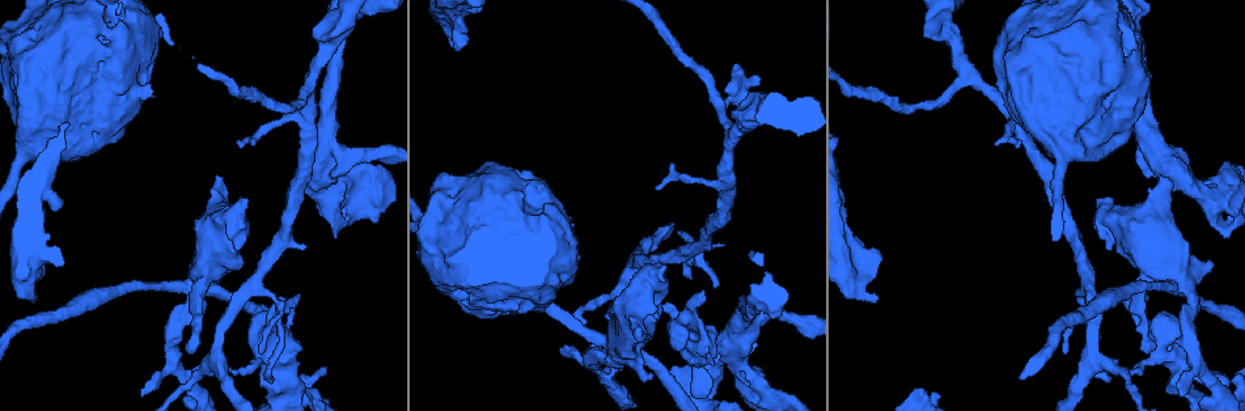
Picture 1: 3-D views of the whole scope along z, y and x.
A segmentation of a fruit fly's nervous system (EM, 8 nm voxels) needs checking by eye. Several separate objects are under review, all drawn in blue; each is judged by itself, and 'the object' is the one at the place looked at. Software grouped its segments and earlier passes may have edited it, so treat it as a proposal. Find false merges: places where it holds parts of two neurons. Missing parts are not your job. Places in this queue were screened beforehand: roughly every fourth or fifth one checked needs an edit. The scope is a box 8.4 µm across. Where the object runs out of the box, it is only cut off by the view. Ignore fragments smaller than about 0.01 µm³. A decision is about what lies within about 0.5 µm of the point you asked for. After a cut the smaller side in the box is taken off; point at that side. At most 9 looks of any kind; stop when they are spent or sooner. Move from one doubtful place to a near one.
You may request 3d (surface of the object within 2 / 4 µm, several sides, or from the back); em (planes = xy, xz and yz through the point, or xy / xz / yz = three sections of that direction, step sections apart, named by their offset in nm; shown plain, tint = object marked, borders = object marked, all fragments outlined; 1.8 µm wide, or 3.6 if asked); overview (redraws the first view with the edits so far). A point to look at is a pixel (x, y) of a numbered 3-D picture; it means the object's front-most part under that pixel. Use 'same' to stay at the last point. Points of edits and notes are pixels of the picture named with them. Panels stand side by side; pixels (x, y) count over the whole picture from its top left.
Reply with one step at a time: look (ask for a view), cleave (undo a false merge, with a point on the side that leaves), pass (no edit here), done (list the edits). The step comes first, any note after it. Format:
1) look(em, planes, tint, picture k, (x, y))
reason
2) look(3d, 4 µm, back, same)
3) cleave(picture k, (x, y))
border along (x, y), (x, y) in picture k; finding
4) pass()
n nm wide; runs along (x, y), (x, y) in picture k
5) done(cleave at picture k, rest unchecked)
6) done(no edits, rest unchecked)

look(3d, 2 µm, picture 1, (262, 358))
abrupt turn

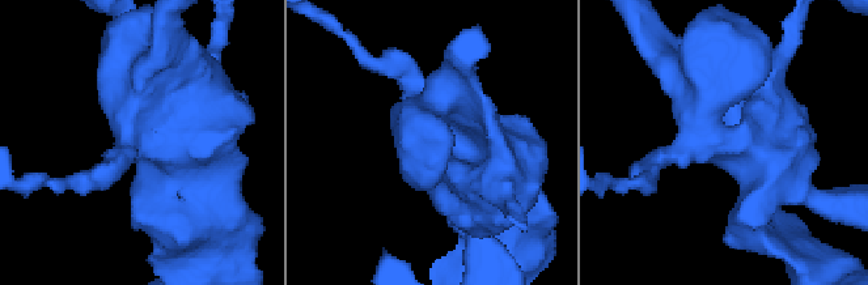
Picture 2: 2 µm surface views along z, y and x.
look(em, planes, tint, picture 2, (133, 148))

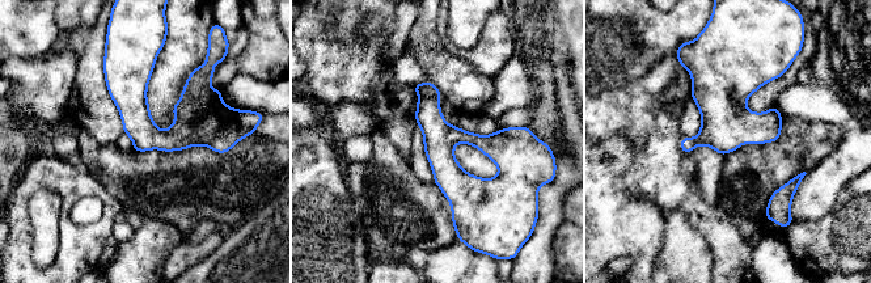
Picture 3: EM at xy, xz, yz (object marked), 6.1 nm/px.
cleave(picture 3, (427, 89))
two neurons meet here

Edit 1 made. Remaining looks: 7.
look(overview)

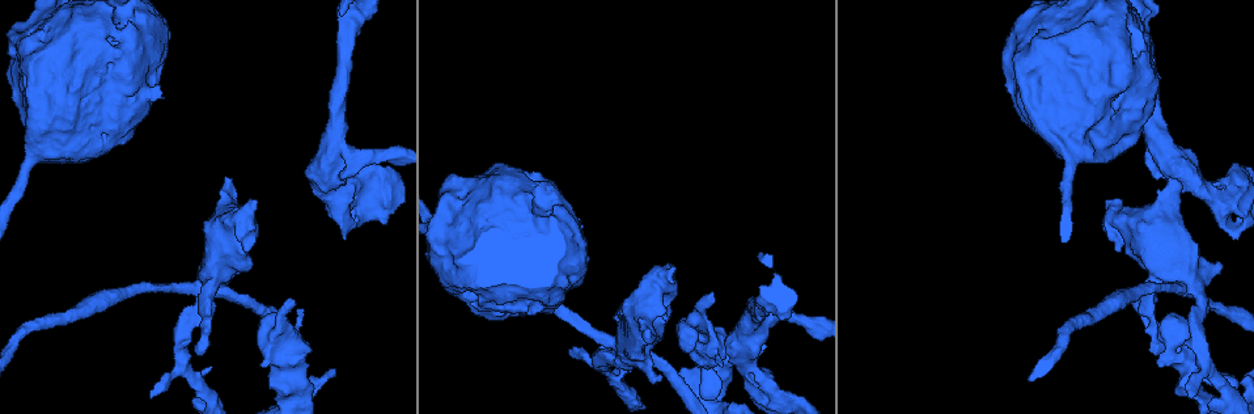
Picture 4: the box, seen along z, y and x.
look(3d, 4 µm, picture 4, (211, 269))
four or more arms meet

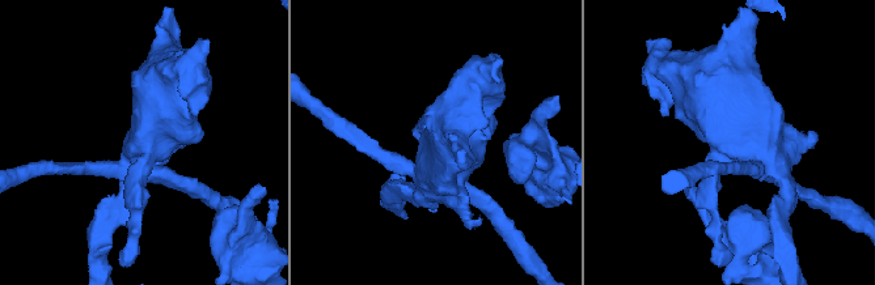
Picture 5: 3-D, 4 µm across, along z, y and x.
look(em, 3.6 µm, yz, step 16, tint, picture 5, (140, 145))
now the EM

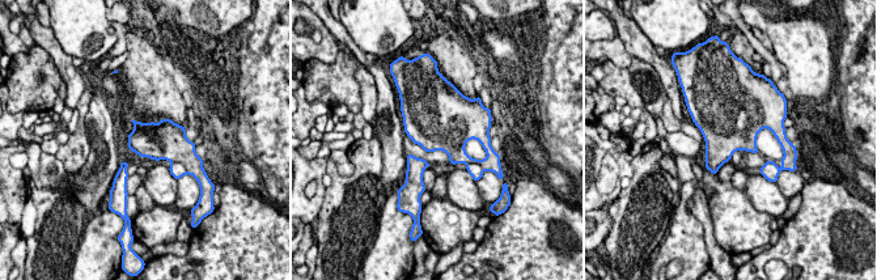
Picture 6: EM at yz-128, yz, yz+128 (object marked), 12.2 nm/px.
look(em, 3.6 µm, planes, tint, same)
another direction

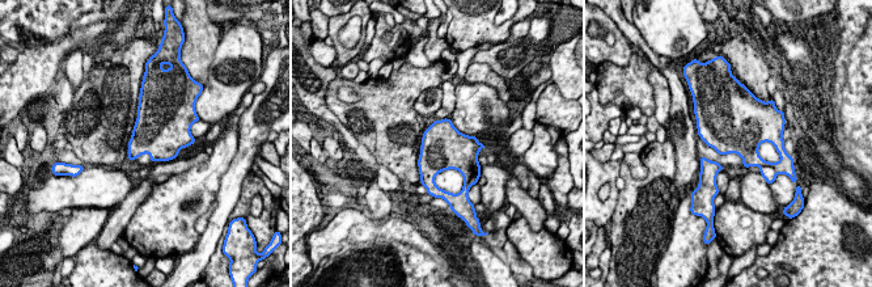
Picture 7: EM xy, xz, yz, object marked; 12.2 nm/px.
cleave(picture 7, (767, 172))
border along (770, 165), (761, 167) in picture 7; a second neuron is stuck on

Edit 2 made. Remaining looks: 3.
look(em, planes, tint, picture 4, (1159, 147))

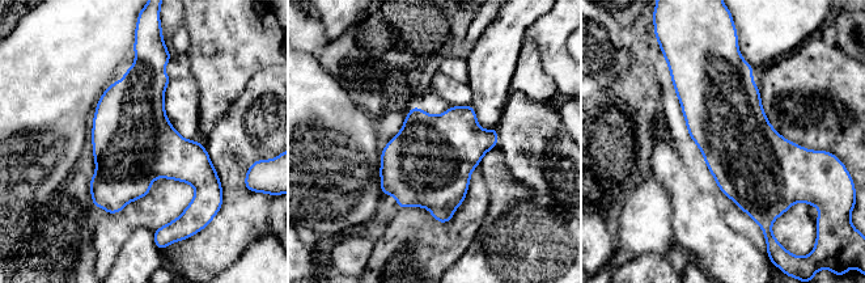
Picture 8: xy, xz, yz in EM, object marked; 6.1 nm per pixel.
pass()
continuous, no second neuron

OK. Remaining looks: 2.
done(cleave at picture 3, cleave at picture 7, rest unchecked)

